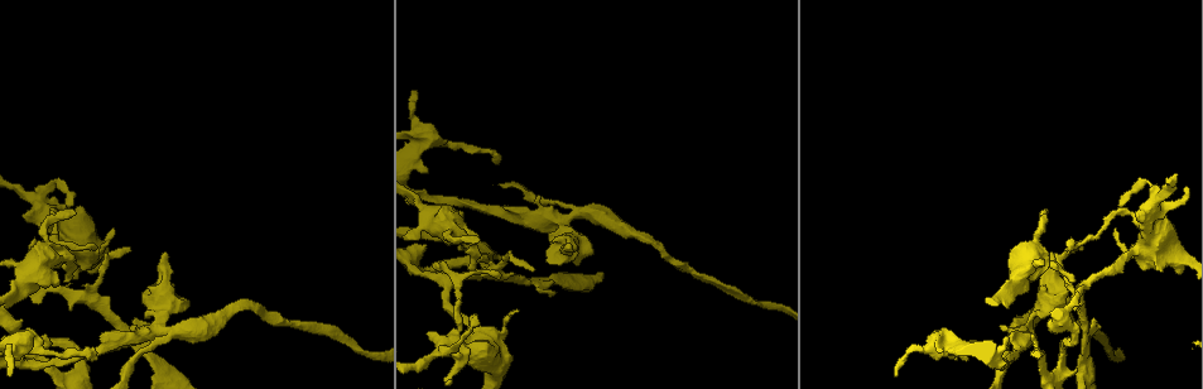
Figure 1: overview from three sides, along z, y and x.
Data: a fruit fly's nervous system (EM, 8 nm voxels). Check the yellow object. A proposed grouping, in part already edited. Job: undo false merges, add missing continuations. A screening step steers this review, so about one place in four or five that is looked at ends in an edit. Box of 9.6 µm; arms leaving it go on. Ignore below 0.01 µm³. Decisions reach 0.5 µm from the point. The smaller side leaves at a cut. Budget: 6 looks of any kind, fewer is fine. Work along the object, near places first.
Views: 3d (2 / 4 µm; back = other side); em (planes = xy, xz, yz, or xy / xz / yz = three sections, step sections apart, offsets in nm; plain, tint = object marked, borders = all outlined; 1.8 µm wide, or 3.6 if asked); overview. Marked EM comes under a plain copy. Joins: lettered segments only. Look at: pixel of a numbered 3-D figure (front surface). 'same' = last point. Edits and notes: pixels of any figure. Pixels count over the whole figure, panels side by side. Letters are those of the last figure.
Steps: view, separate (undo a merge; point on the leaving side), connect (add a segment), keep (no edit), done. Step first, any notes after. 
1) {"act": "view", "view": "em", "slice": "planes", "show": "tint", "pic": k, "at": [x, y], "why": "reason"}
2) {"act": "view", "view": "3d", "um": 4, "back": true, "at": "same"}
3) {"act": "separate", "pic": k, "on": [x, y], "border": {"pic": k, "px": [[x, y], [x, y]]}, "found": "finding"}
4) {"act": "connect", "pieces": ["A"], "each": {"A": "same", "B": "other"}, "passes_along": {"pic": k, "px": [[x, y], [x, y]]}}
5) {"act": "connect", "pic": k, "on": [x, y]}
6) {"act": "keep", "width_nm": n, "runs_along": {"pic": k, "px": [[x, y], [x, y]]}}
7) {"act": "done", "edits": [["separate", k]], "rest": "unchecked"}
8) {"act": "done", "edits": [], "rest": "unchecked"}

{"act": "view", "view": "em", "slice": "xy", "step": 8, "show": "tint", "pic": 1, "at": [560, 223], "why": "thin neck"}

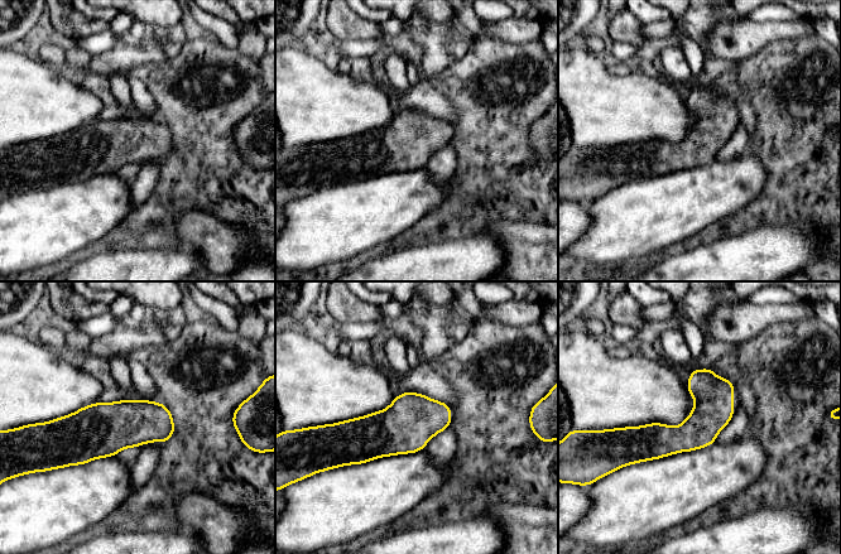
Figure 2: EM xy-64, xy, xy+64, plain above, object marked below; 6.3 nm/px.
{"act": "view", "view": "em", "slice": "planes", "show": "borders", "at": "same"}

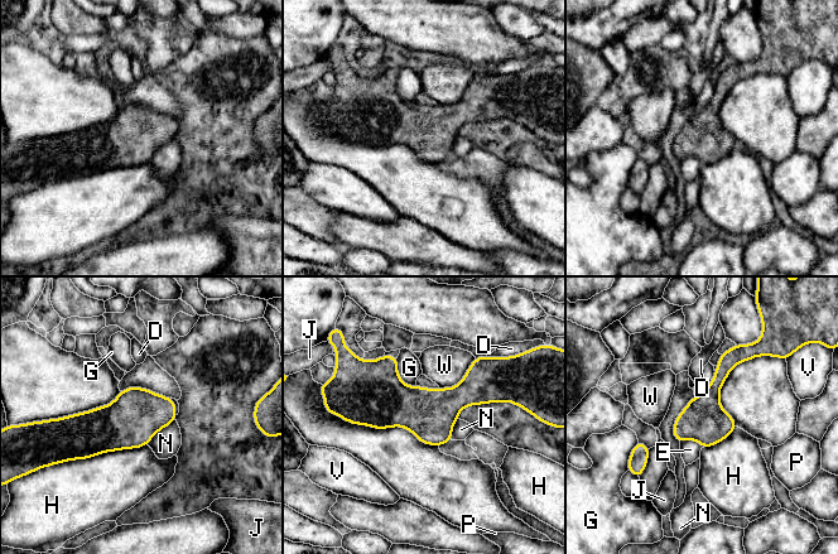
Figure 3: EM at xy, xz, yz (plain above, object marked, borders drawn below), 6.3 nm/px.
{"act": "keep", "each": {"D": "other", "E": "other", "G": "other", "H": "other", "J": "other", "N": "other", "P": "other", "V": "other", "W": "other"}, "border": {"pic": 3, "px": [[174, 419], [160, 428], [147, 444]]}, "found": "one cell here"}

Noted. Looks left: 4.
{"act": "view", "view": "em", "slice": "yz", "step": 8, "show": "tint", "pic": 1, "at": [1051, 253], "why": "branch stops here"}

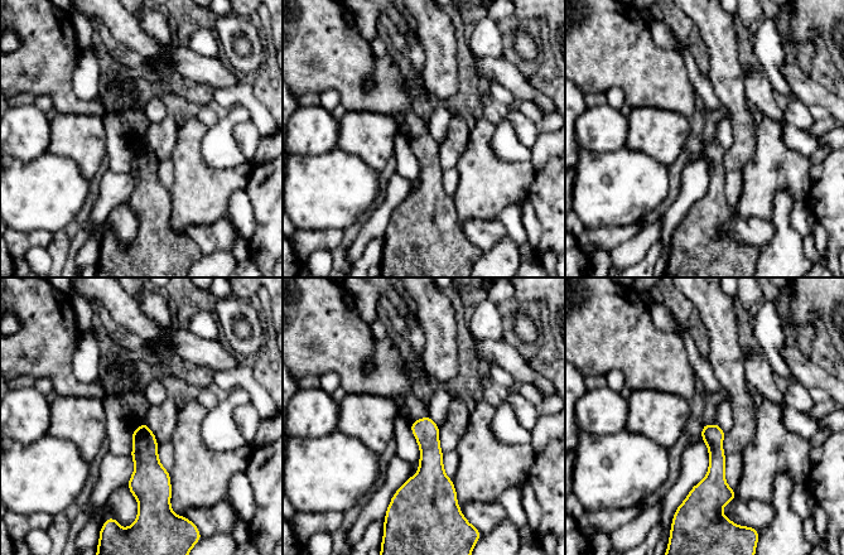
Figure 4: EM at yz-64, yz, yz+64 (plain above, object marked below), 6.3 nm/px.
{"act": "view", "view": "em", "slice": "xy", "step": 8, "show": "tint", "at": "same", "why": "cut it another way"}

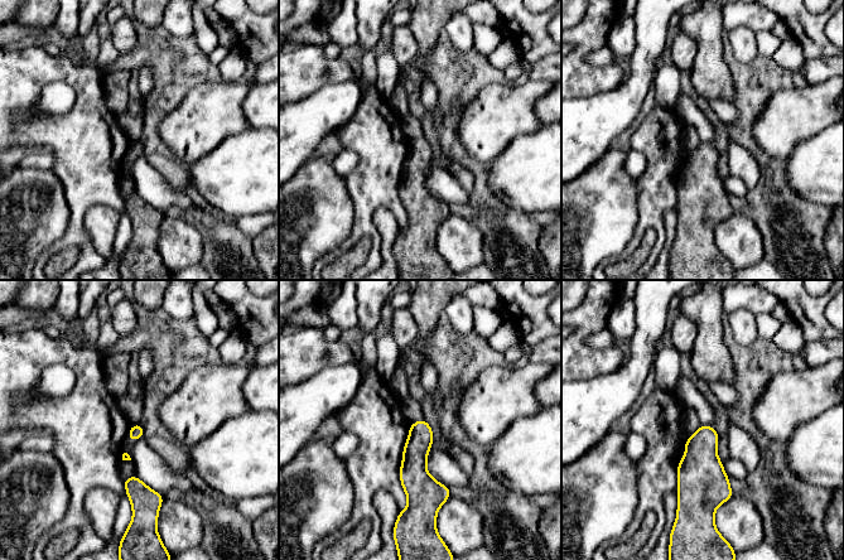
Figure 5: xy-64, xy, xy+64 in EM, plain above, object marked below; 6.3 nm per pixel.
{"act": "view", "view": "em", "slice": "xy", "step": 8, "show": "borders", "at": "same", "why": "see the neighbours"}

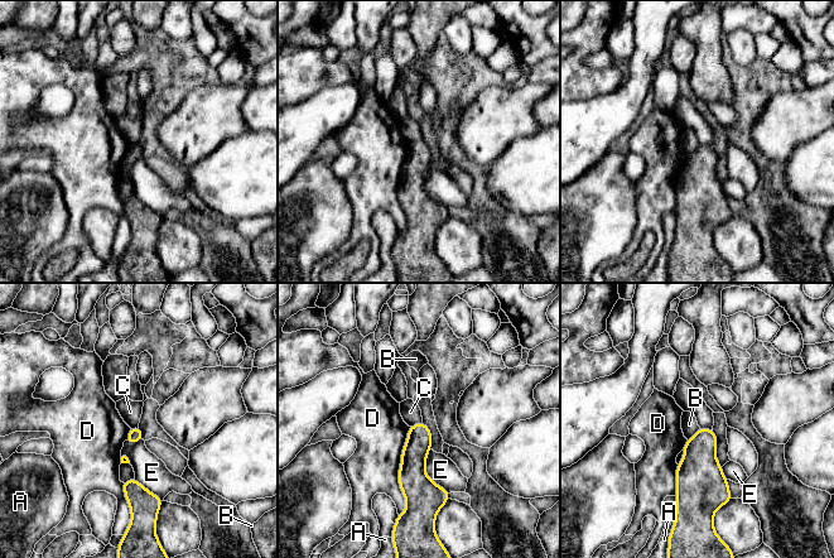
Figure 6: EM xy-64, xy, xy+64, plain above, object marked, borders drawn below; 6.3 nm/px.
{"act": "keep", "each": {"A": "other", "B": "other", "C": "other", "D": "other", "E": "other"}, "border": {"pic": 6, "px": [[422, 421], [410, 427]]}, "found": "no lettered segment goes on from it"}

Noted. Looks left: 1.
{"act": "view", "view": "em", "um": 3.6, "slice": "planes", "show": "borders", "pic": 1, "at": [47, 265], "why": "three-way junction"}

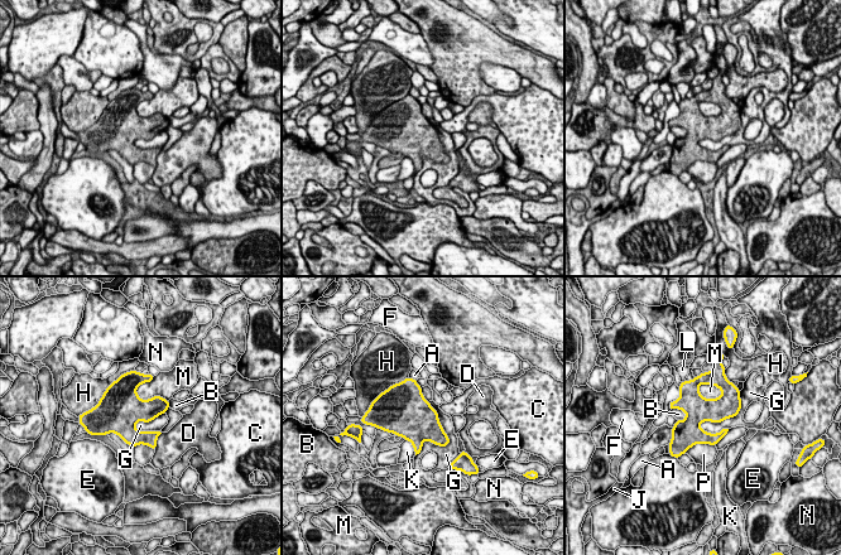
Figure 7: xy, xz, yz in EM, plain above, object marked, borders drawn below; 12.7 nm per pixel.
{"act": "keep", "width_nm": 340, "each": {"A": "other", "B": "other", "C": "other", "D": "other", "E": "other", "F": "other", "G": "other", "H": "other", "J": "other", "K": "other", "L": "other", "M": "other", "N": "other", "P": "other"}, "border": {"pic": 7, "px": [[740, 391], [735, 415], [698, 426]]}, "found": "continuous, no second cell"}

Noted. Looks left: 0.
{"act": "done", "edits": [], "rest": "unchecked"}

